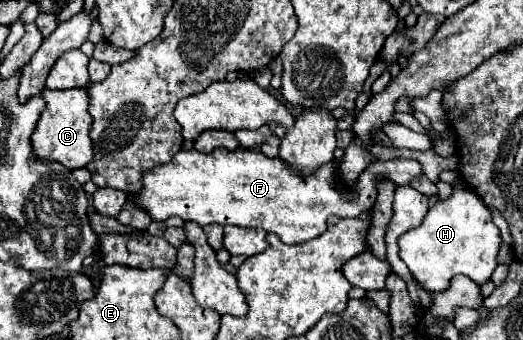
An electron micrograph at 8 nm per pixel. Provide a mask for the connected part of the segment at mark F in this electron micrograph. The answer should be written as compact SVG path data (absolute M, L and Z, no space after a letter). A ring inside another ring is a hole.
M195 148L191 150L179 150L171 162L159 164L153 170L143 170L141 176L141 188L131 194L131 200L135 206L145 210L151 220L155 222L165 222L171 216L179 216L183 222L197 222L199 226L207 224L233 224L233 226L243 226L243 228L261 228L265 232L275 232L285 244L303 244L311 238L317 238L327 230L327 218L329 216L340 216L342 218L360 218L359 216L373 206L377 200L377 186L373 182L375 176L385 176L385 178L417 178L423 174L421 164L417 160L387 160L387 162L375 162L369 166L365 174L361 174L355 190L357 190L357 200L347 202L337 190L333 190L333 184L337 182L335 176L335 162L329 162L329 166L323 166L321 170L313 172L313 176L295 176L285 162L279 158L267 158L261 152L251 152L251 150L225 150L225 148L215 148L211 154L197 152Z

